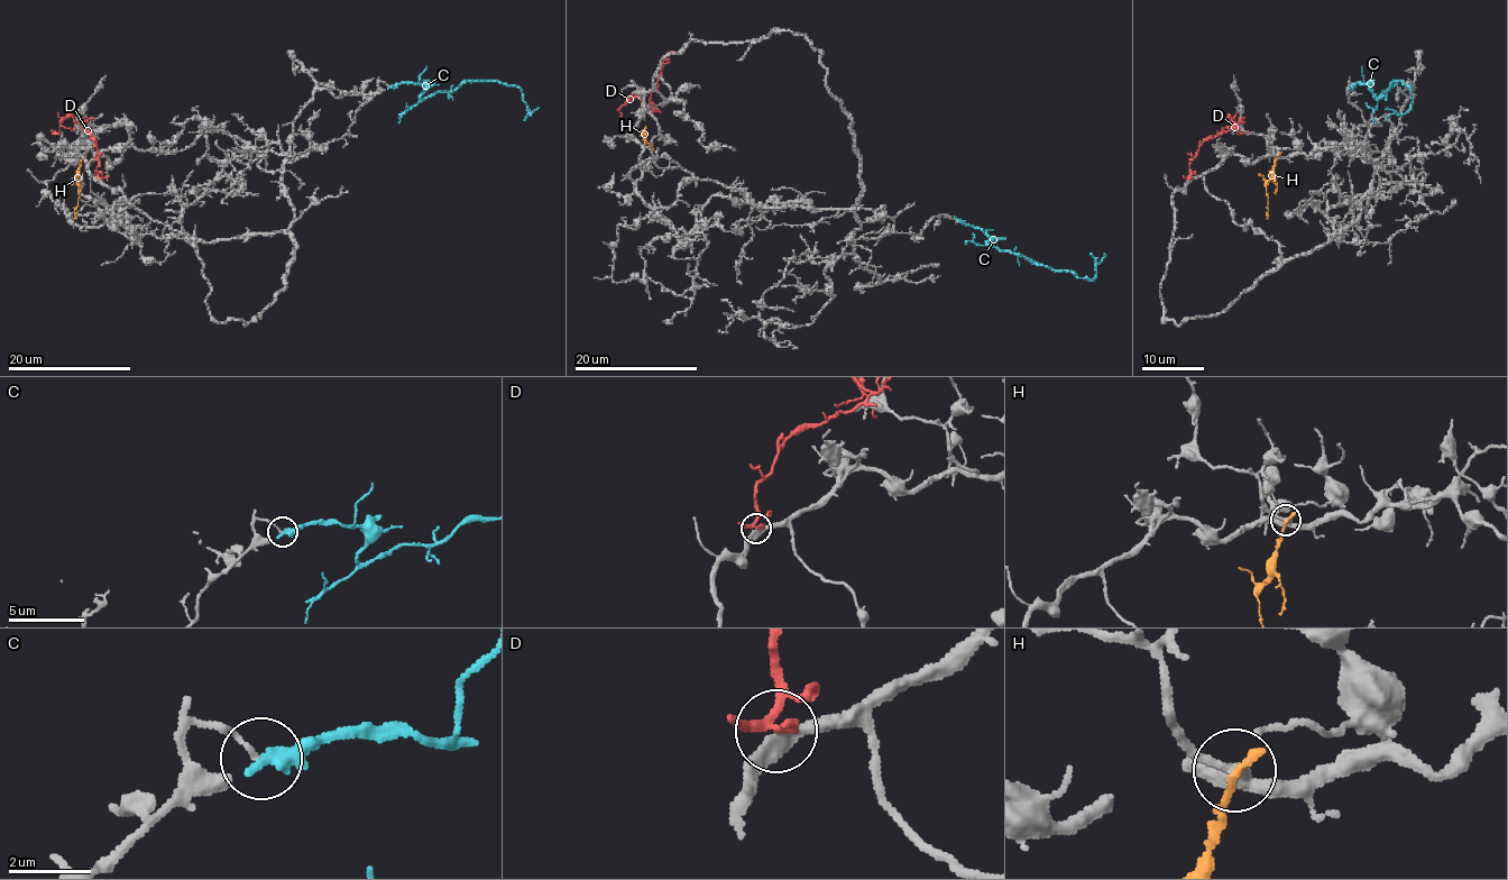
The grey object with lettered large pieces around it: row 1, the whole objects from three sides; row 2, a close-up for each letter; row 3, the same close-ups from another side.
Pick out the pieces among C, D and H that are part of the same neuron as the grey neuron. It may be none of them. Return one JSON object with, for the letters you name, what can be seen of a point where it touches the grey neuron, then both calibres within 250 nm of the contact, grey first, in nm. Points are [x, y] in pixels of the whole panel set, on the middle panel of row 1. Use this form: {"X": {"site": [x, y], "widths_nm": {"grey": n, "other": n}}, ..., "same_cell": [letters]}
{"same_cell": []}

